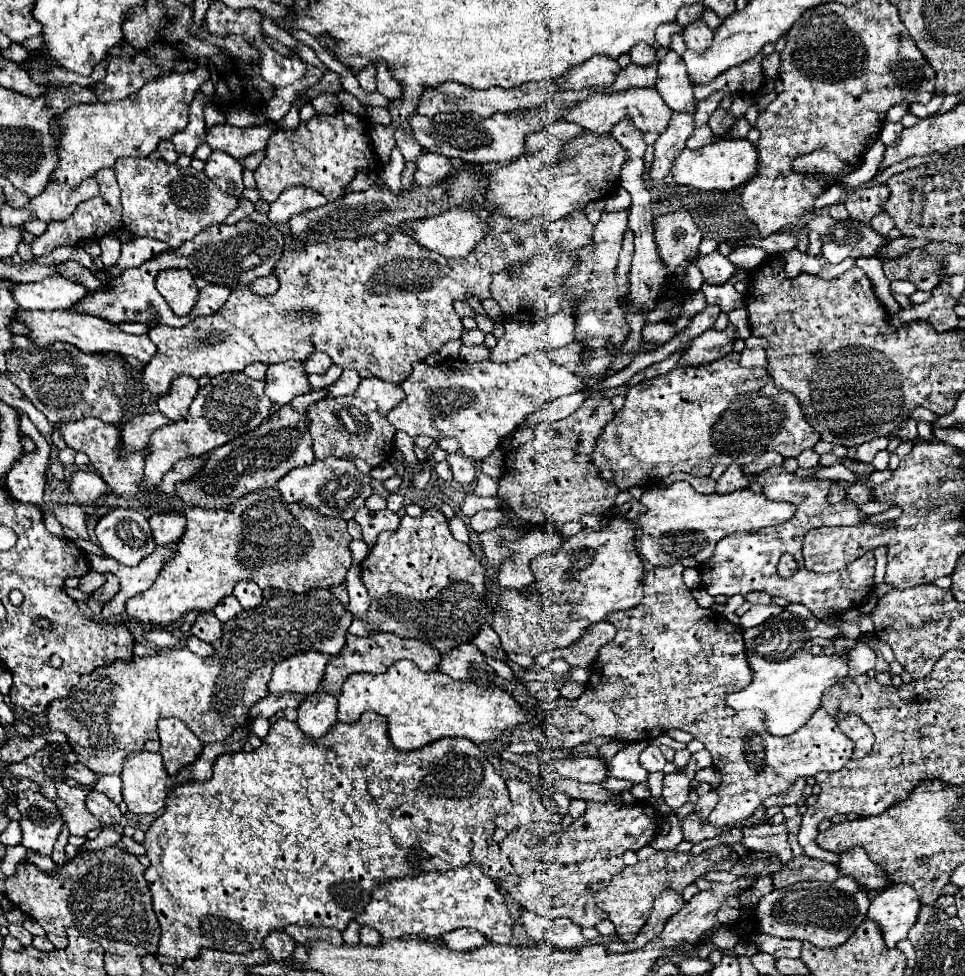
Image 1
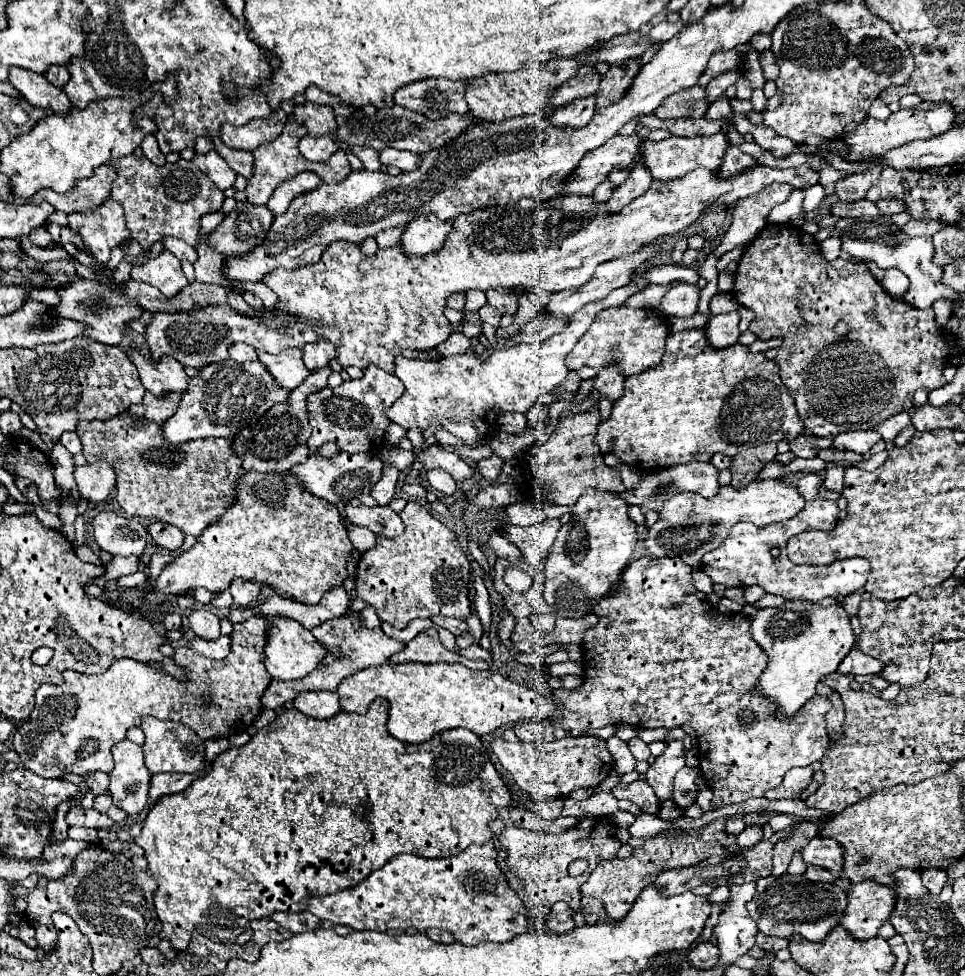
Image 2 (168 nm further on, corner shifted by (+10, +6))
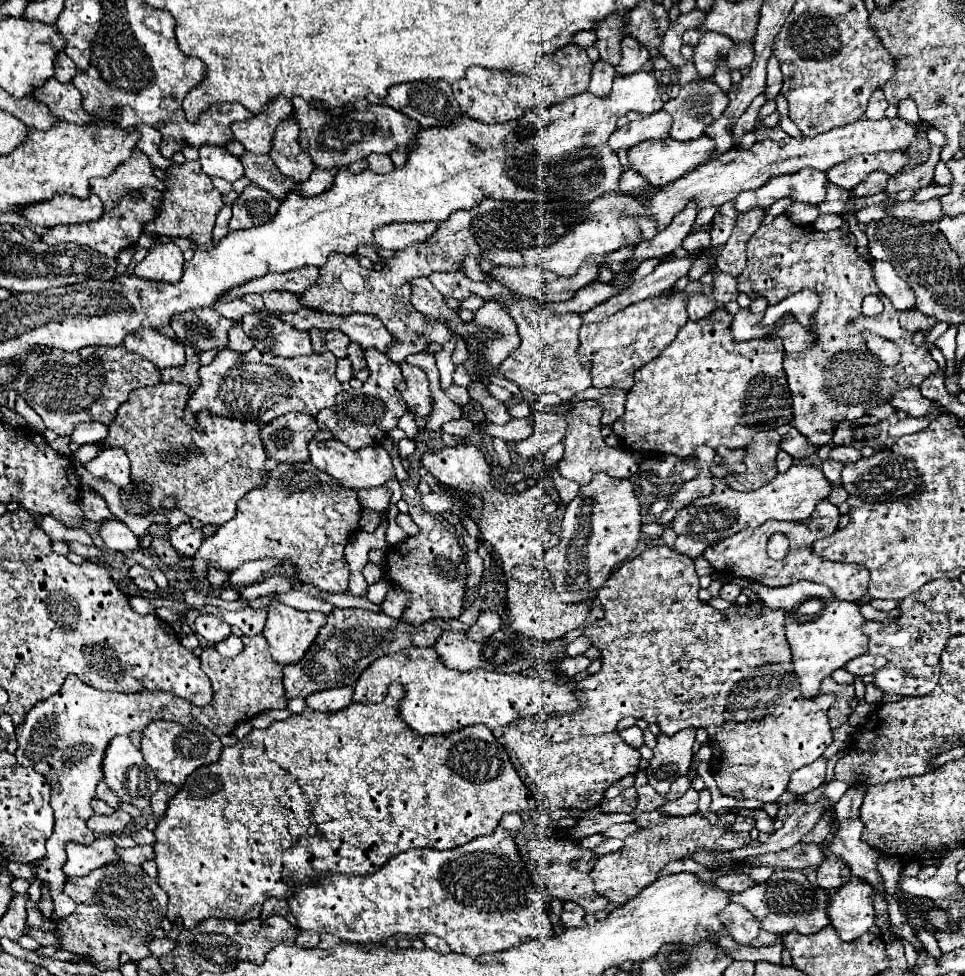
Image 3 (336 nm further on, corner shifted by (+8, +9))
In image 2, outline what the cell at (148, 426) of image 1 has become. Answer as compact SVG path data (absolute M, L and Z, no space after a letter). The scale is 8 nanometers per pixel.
M146 392L142 404L130 406L128 412L130 412L130 416L134 416L134 420L148 420L148 422L164 424L176 412L178 402L180 402L180 394L156 398L150 392Z

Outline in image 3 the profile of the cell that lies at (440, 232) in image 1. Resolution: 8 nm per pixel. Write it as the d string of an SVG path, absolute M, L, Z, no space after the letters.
M390 223L376 229L374 241L380 245L380 249L404 251L416 241L426 241L436 227L436 223Z

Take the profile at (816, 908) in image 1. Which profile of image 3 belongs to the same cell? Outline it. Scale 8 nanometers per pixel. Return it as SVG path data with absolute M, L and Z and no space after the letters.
M776 871L766 883L760 883L742 893L734 893L732 901L748 909L758 919L760 929L776 935L786 935L790 931L812 935L830 923L826 913L830 893L820 887L812 887L802 871Z

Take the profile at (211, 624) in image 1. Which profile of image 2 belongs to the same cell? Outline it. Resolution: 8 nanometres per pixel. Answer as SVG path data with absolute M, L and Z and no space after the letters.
M194 610L188 616L190 630L204 640L216 640L220 636L220 620L210 610Z

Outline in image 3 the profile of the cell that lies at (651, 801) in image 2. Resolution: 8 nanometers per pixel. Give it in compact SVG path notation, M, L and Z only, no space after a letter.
M690 787L688 791L686 791L686 795L682 795L680 797L680 801L676 799L676 801L670 801L670 803L666 803L664 807L660 807L660 811L664 811L664 813L668 813L668 815L692 815L692 813L696 813L698 811L698 791L694 789L694 787Z

